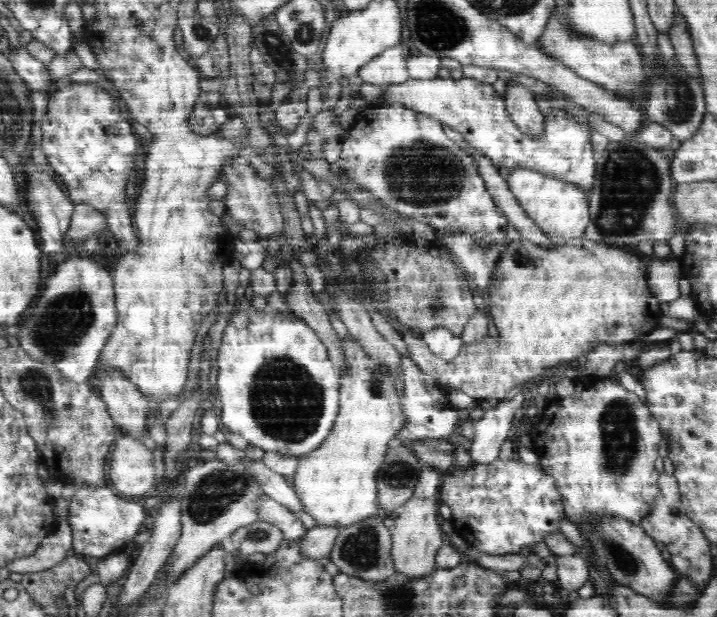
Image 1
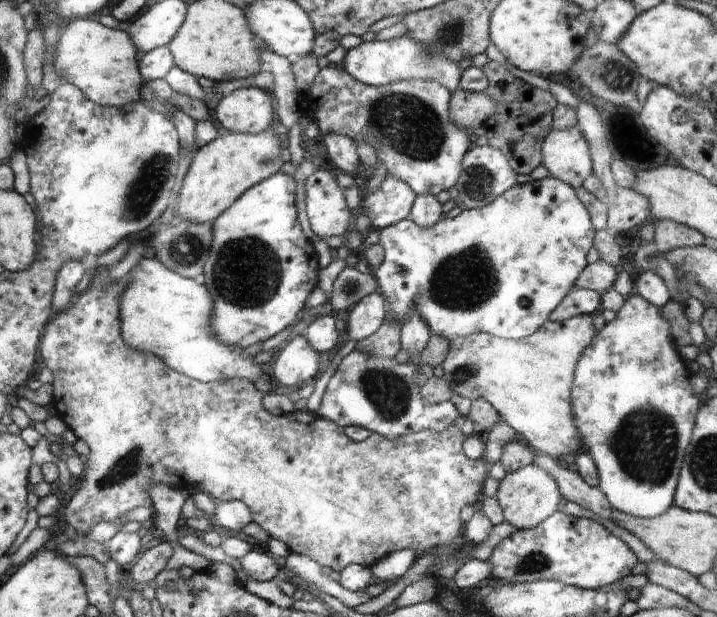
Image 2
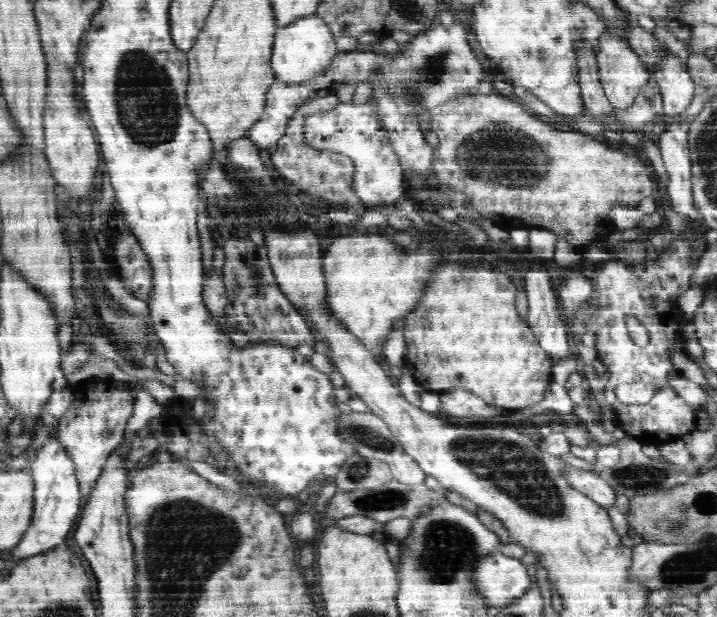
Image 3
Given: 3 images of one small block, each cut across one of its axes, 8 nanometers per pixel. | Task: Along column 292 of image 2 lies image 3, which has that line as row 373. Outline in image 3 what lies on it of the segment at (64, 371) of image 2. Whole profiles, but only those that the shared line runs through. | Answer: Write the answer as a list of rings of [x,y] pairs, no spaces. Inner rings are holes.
[[[492,267],[483,273],[488,278],[488,286],[468,286],[468,280],[452,280],[450,272],[438,268],[436,280],[422,292],[416,307],[400,324],[407,344],[405,368],[424,390],[466,388],[488,404],[522,410],[544,400],[544,390],[553,377],[554,361],[539,345],[527,321],[518,316],[515,303],[518,292],[509,276]]]

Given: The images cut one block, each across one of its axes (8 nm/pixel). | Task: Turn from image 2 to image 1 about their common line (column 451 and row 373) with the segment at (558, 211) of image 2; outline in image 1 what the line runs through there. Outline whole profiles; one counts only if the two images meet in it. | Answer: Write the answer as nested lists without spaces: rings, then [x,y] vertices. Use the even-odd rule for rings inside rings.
[[[252,306],[236,310],[231,316],[227,326],[223,331],[221,344],[217,354],[218,374],[216,379],[218,398],[222,403],[221,427],[228,429],[246,438],[252,446],[258,446],[264,451],[275,452],[282,456],[302,457],[311,453],[323,444],[328,434],[331,433],[332,426],[335,425],[336,416],[340,408],[340,370],[329,359],[327,348],[318,338],[318,335],[302,319],[294,316],[283,315],[274,307],[266,306],[262,309],[255,309]]]

